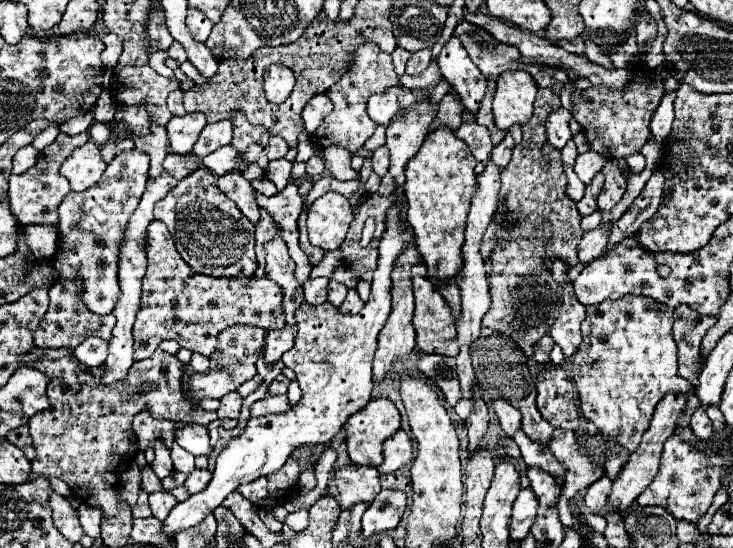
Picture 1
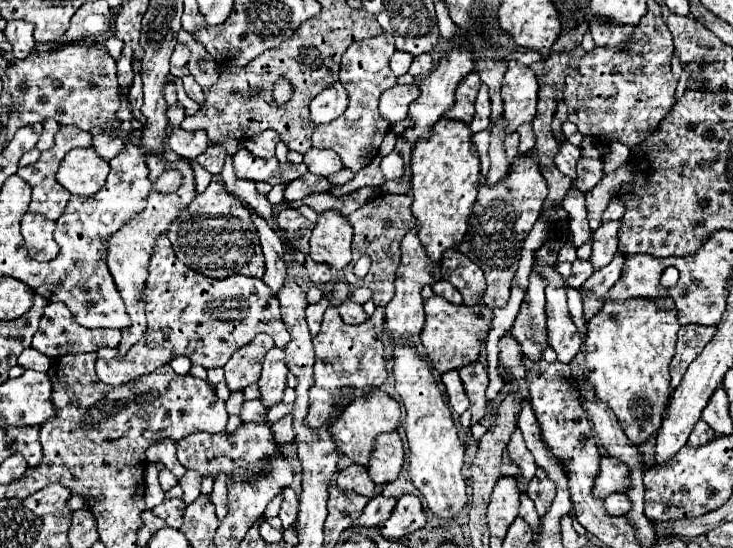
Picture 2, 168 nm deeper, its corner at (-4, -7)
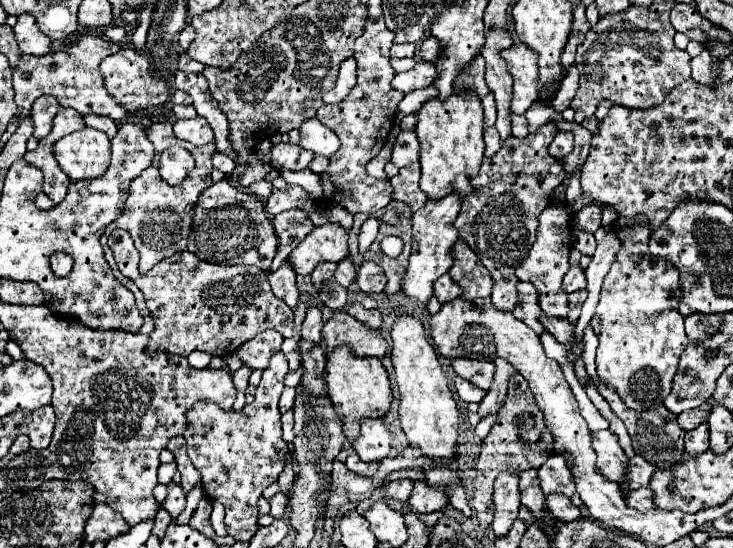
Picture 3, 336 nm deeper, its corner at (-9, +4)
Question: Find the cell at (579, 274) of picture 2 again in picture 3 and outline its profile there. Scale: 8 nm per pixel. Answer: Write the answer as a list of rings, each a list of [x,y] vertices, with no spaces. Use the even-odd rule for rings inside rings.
[[[574,248],[572,252],[570,252],[570,270],[568,270],[568,274],[564,276],[564,284],[562,284],[562,288],[564,288],[564,292],[578,292],[578,290],[582,290],[582,288],[586,288],[586,276],[584,276],[584,270],[580,268],[580,252]]]

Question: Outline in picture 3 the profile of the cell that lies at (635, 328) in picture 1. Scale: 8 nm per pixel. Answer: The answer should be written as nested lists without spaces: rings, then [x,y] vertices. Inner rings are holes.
[[[618,216],[612,230],[620,240],[620,250],[604,278],[590,328],[600,342],[596,356],[598,376],[618,392],[628,408],[640,412],[660,406],[668,396],[688,336],[684,332],[684,318],[678,312],[678,272],[668,260],[650,254],[648,224],[644,224],[644,220],[626,220]]]

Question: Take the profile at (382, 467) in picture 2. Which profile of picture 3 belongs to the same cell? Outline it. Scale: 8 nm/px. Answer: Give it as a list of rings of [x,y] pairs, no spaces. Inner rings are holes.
[[[362,420],[360,422],[360,436],[352,442],[354,452],[364,462],[380,462],[390,454],[390,442],[392,434],[384,426],[384,422],[378,420]]]

